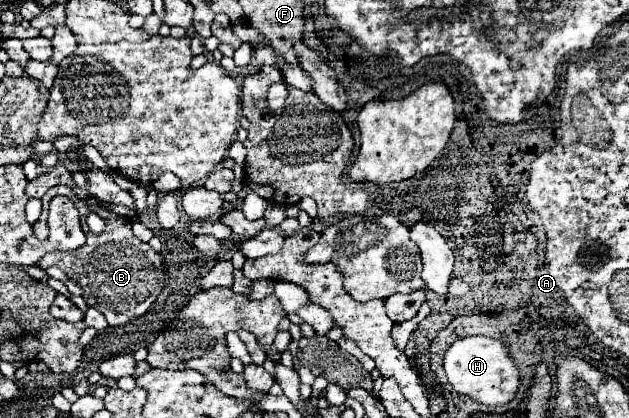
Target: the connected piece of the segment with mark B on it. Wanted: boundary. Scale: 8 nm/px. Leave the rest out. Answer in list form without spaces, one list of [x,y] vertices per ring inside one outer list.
[[[54,186],[46,192],[46,196],[42,196],[42,213],[40,220],[34,224],[34,234],[38,238],[46,238],[50,198],[58,196],[58,194],[68,196],[76,204],[76,208],[80,212],[84,234],[86,234],[86,244],[72,252],[50,252],[38,262],[38,266],[42,270],[46,270],[50,266],[58,266],[72,280],[80,282],[84,288],[86,304],[98,308],[106,316],[106,322],[110,326],[128,324],[128,322],[144,316],[150,310],[150,272],[158,272],[158,254],[152,248],[148,250],[148,244],[144,244],[132,236],[128,218],[108,212],[106,208],[94,210],[106,222],[104,232],[102,234],[90,232],[86,226],[86,216],[88,216],[86,204],[72,192],[72,188],[66,188],[66,186]]]

